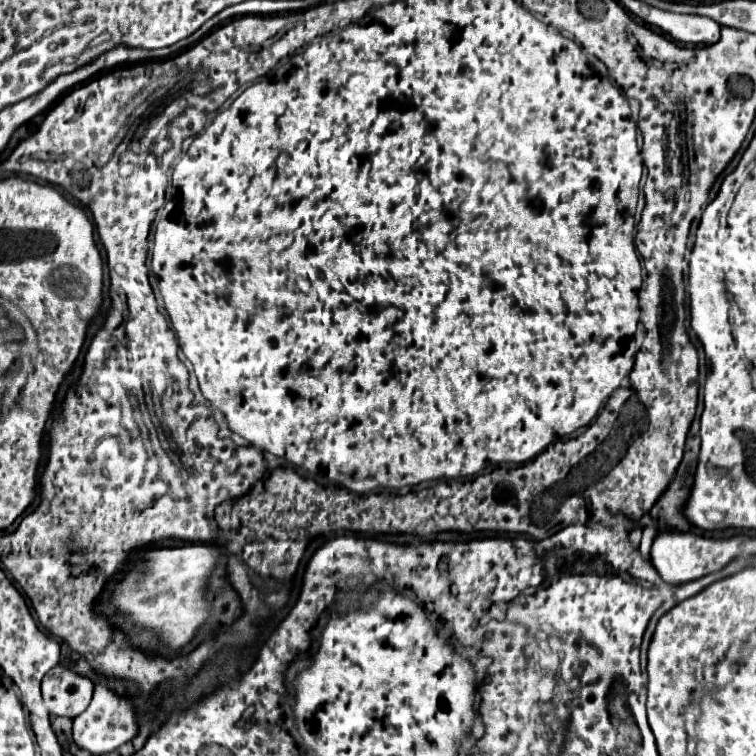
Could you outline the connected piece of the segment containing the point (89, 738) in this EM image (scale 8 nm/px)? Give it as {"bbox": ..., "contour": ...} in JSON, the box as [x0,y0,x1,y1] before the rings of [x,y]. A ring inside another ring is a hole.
{"bbox":[72,685,138,755],"contour":[[[106,685],[94,687],[92,705],[82,715],[76,717],[76,725],[72,729],[74,743],[80,749],[88,751],[90,755],[110,753],[110,751],[122,747],[124,743],[132,741],[136,735],[138,735],[138,715],[136,715],[136,707],[134,707],[132,699],[126,695],[118,695],[114,689],[110,689]]]}

